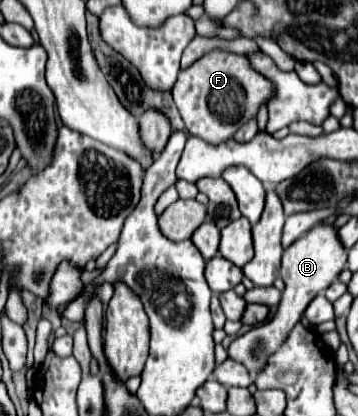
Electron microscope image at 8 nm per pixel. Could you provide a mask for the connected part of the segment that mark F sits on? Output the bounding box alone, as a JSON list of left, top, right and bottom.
[173,51,271,145]

